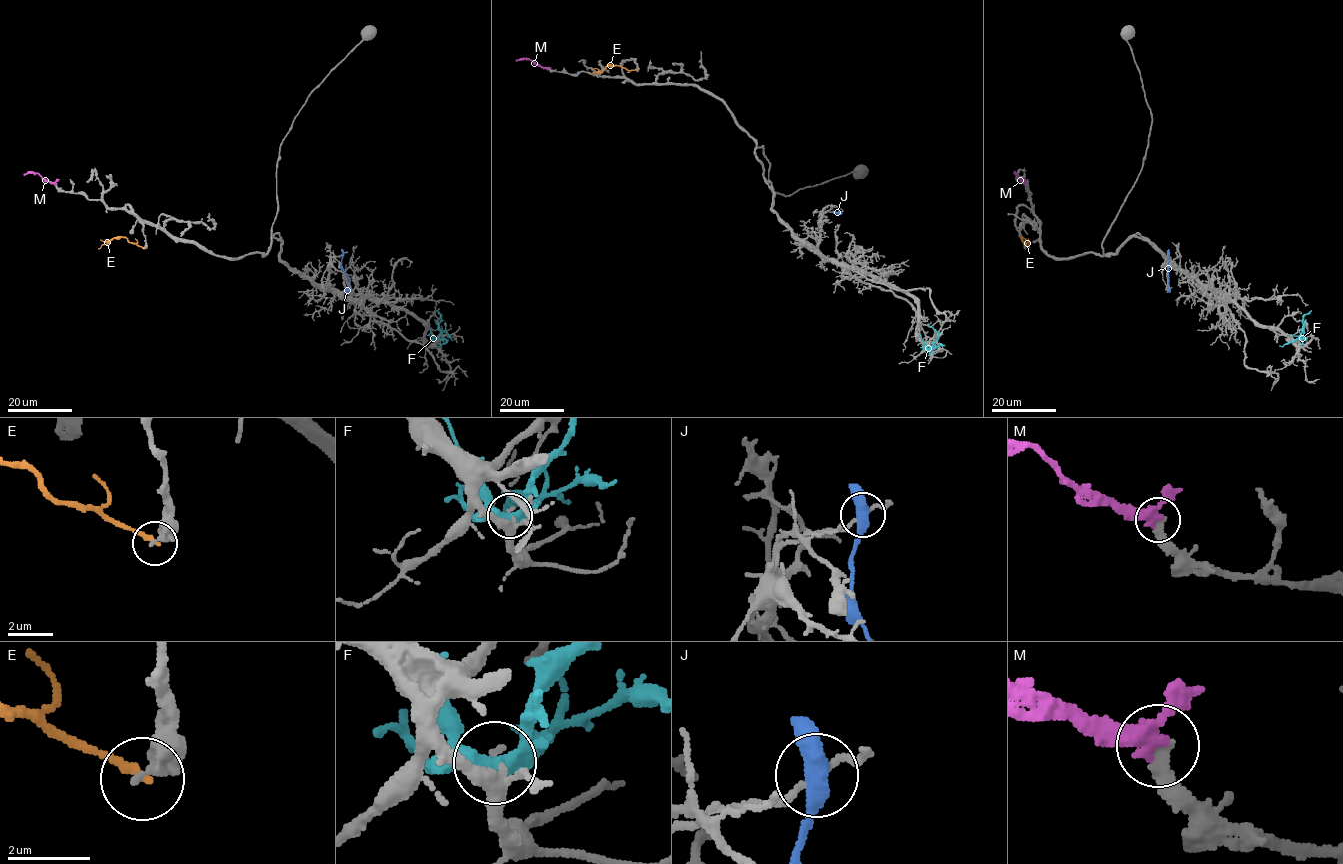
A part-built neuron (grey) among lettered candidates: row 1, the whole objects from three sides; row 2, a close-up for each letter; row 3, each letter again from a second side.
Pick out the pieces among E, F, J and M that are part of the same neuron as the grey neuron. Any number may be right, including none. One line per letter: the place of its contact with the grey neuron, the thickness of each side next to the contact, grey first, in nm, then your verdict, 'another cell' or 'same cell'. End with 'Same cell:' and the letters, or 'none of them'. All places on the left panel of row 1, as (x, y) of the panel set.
E: contact (144, 248); calibres 480 and 200 nm; another cell
F: contact (437, 337); calibres 140 and 420 nm; another cell
J: contact (343, 253); calibres 110 and 400 nm; another cell
M: contact (55, 184); calibres 280 and 320 nm; same cell
Same cell: M

